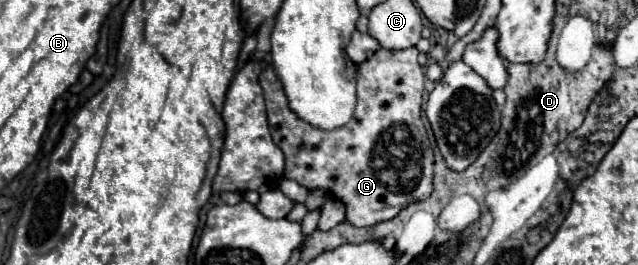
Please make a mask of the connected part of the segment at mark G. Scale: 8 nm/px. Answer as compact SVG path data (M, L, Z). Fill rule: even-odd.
M416 47L398 51L378 49L370 59L358 65L358 107L354 111L354 119L334 131L314 129L308 123L302 123L288 109L288 99L272 67L266 67L266 71L262 71L260 87L266 99L272 139L286 157L284 177L294 179L308 189L322 187L342 199L346 203L346 221L354 223L354 227L370 227L374 223L388 221L396 217L398 211L406 205L430 197L434 179L434 151L430 147L428 133L420 117L424 95L424 69L418 63Z

